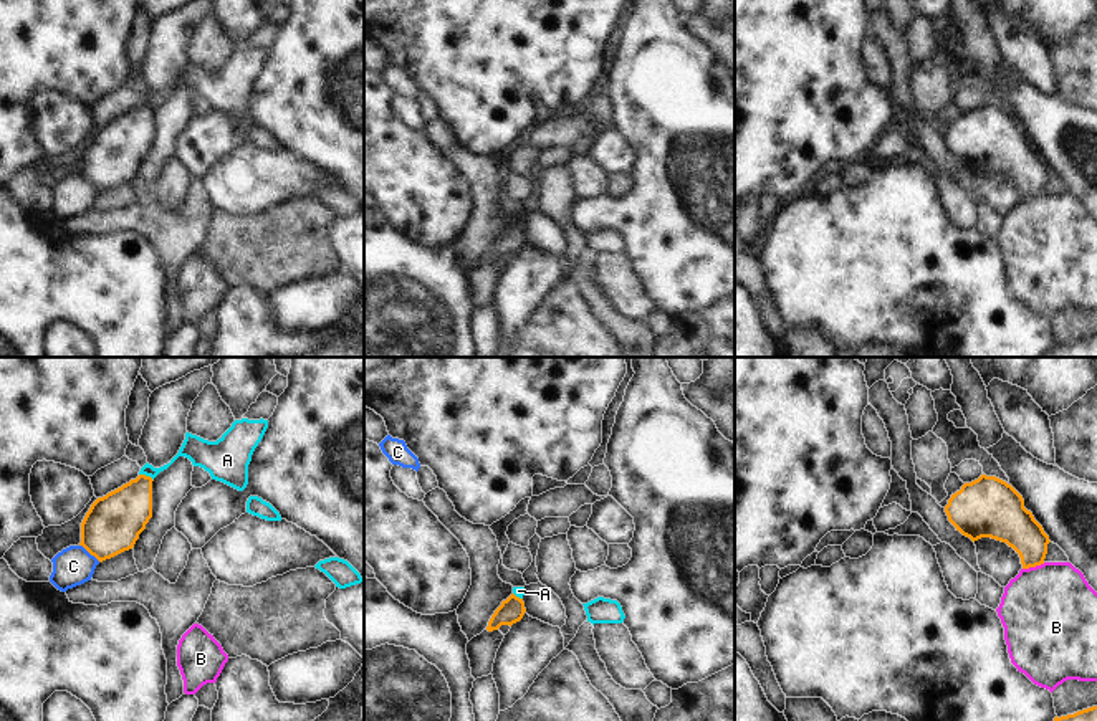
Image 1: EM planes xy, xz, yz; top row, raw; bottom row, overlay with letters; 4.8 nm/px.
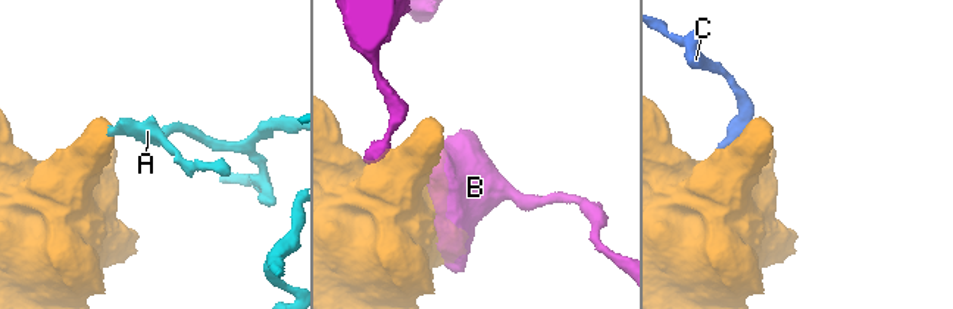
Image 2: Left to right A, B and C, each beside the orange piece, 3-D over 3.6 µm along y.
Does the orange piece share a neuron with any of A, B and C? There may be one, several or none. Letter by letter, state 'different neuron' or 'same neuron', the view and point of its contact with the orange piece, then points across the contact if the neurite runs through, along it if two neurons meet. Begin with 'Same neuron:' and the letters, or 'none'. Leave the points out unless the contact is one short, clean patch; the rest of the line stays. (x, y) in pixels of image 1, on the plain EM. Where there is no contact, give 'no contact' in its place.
Same neuron: none
A: different neuron; contact xy (144, 105); border xy (139, 103), (153, 109)
B: different neuron; contact yz (1033, 195)
C: different neuron; contact xy (90, 182)

